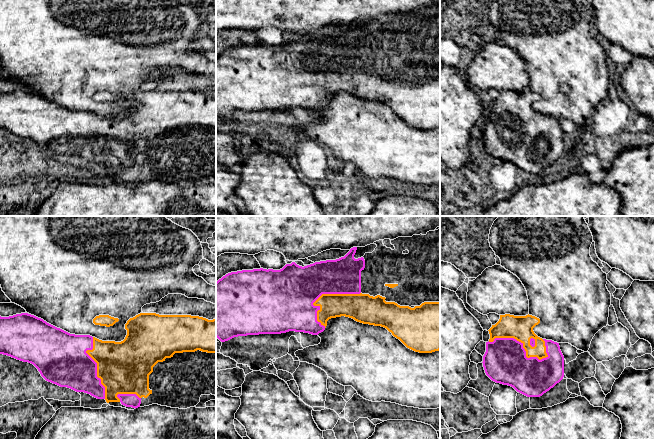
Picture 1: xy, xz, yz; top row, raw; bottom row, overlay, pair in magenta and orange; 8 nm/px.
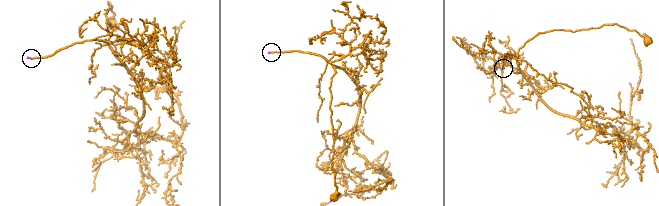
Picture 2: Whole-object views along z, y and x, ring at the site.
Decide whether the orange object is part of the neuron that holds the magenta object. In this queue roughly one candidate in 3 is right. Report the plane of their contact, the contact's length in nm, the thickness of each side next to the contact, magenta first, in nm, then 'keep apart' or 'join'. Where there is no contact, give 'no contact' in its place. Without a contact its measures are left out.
yz | 500 nm | 340/190 nm | join

